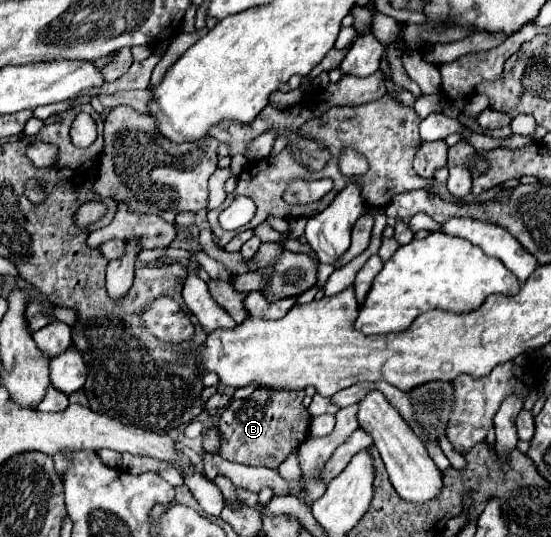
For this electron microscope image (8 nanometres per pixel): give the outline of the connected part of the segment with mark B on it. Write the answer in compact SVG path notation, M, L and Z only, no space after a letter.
M268 387L256 389L248 399L234 399L224 409L218 423L222 435L220 455L226 461L242 465L264 465L270 469L278 469L278 465L308 437L312 417L302 405L302 399L304 391L276 391Z

